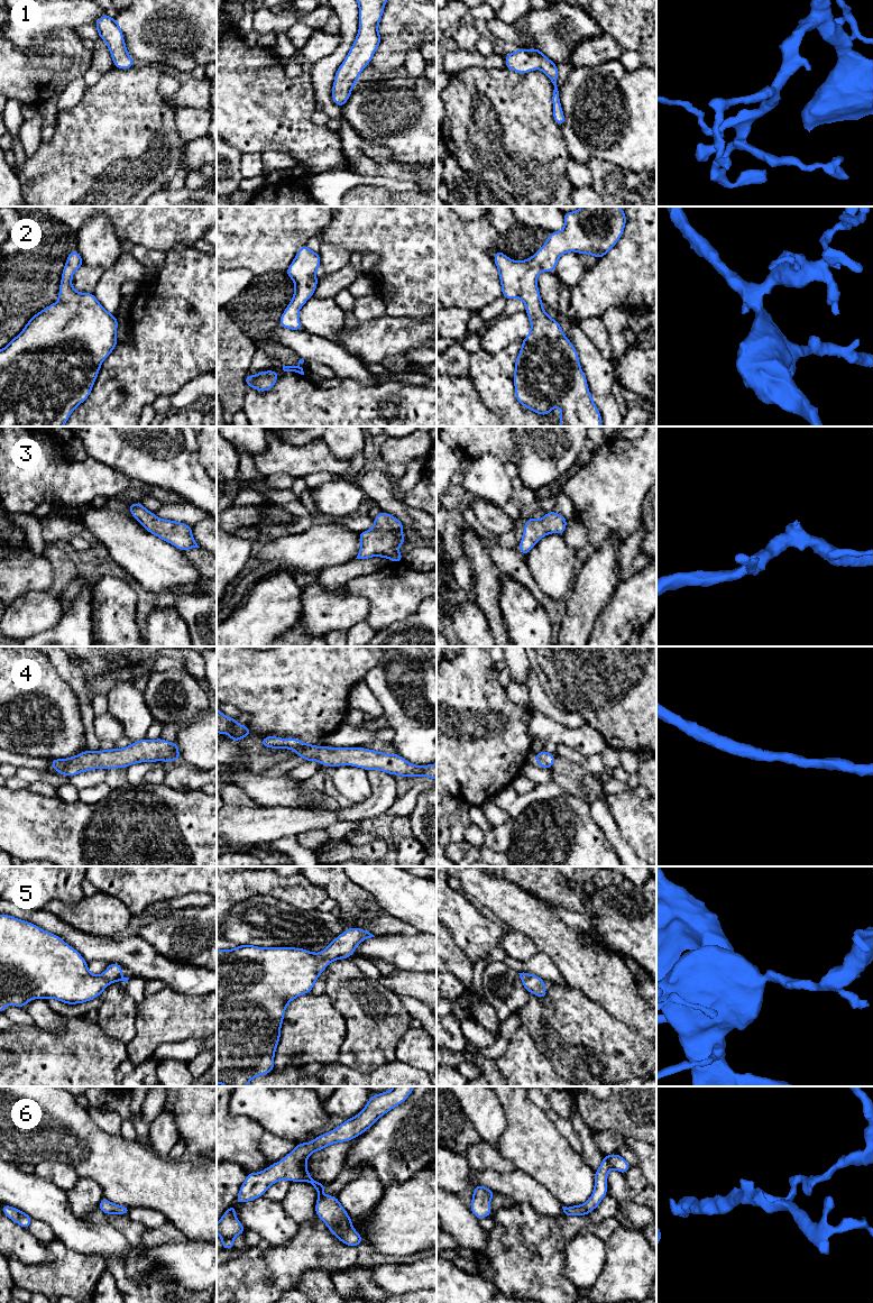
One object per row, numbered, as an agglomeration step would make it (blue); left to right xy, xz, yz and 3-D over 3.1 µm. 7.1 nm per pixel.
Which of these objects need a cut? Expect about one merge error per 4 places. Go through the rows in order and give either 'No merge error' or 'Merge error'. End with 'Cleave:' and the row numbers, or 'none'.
1: No merge error
2: No merge error
3: No merge error
4: No merge error
5: No merge error
6: No merge error
Cleave: none

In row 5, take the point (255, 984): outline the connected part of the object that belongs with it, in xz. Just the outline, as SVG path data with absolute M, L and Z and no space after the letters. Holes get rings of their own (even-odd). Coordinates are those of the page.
M351 927L321 953L255 945L217 949L217 1084L247 1086L254 1077L273 1072L287 1004L310 993L329 963L349 958L359 943L371 937L369 932Z

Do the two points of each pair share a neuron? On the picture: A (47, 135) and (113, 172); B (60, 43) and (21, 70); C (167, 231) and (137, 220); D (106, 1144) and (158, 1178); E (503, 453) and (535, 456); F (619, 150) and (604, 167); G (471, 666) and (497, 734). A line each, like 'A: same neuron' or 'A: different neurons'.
A: different neurons
B: same neuron
C: same neuron
D: same neuron
E: different neurons
F: different neurons
G: same neuron

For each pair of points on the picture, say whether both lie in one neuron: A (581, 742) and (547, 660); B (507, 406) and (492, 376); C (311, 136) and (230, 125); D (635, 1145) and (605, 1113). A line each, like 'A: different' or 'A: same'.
A: different
B: same
C: same
D: different

